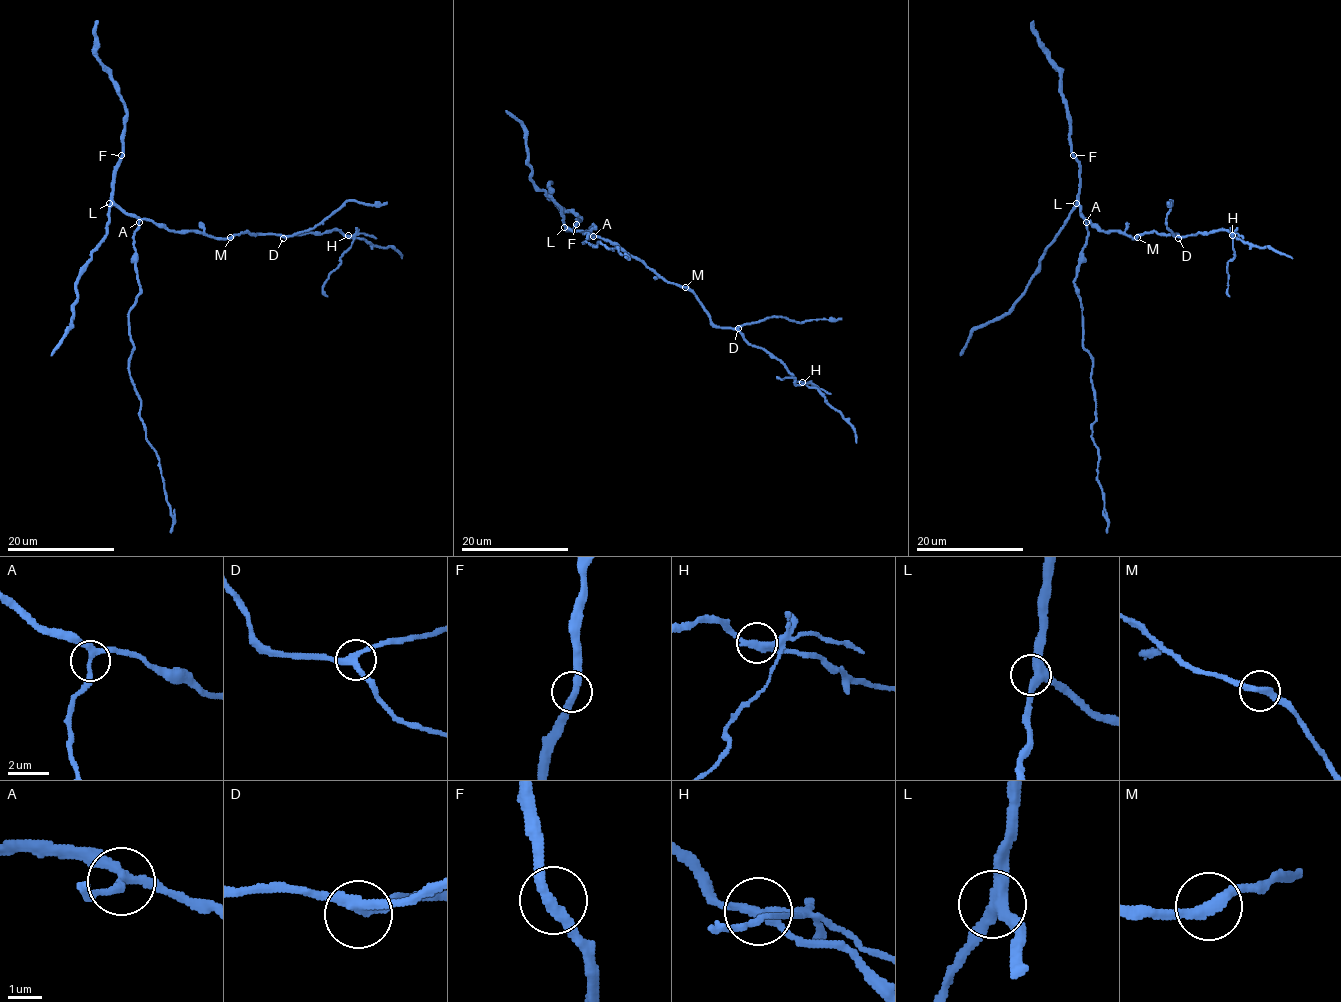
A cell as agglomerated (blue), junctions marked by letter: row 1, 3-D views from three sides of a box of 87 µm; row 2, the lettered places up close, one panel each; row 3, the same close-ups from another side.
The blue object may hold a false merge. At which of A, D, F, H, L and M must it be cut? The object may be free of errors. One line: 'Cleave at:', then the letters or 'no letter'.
Cleave at: H

